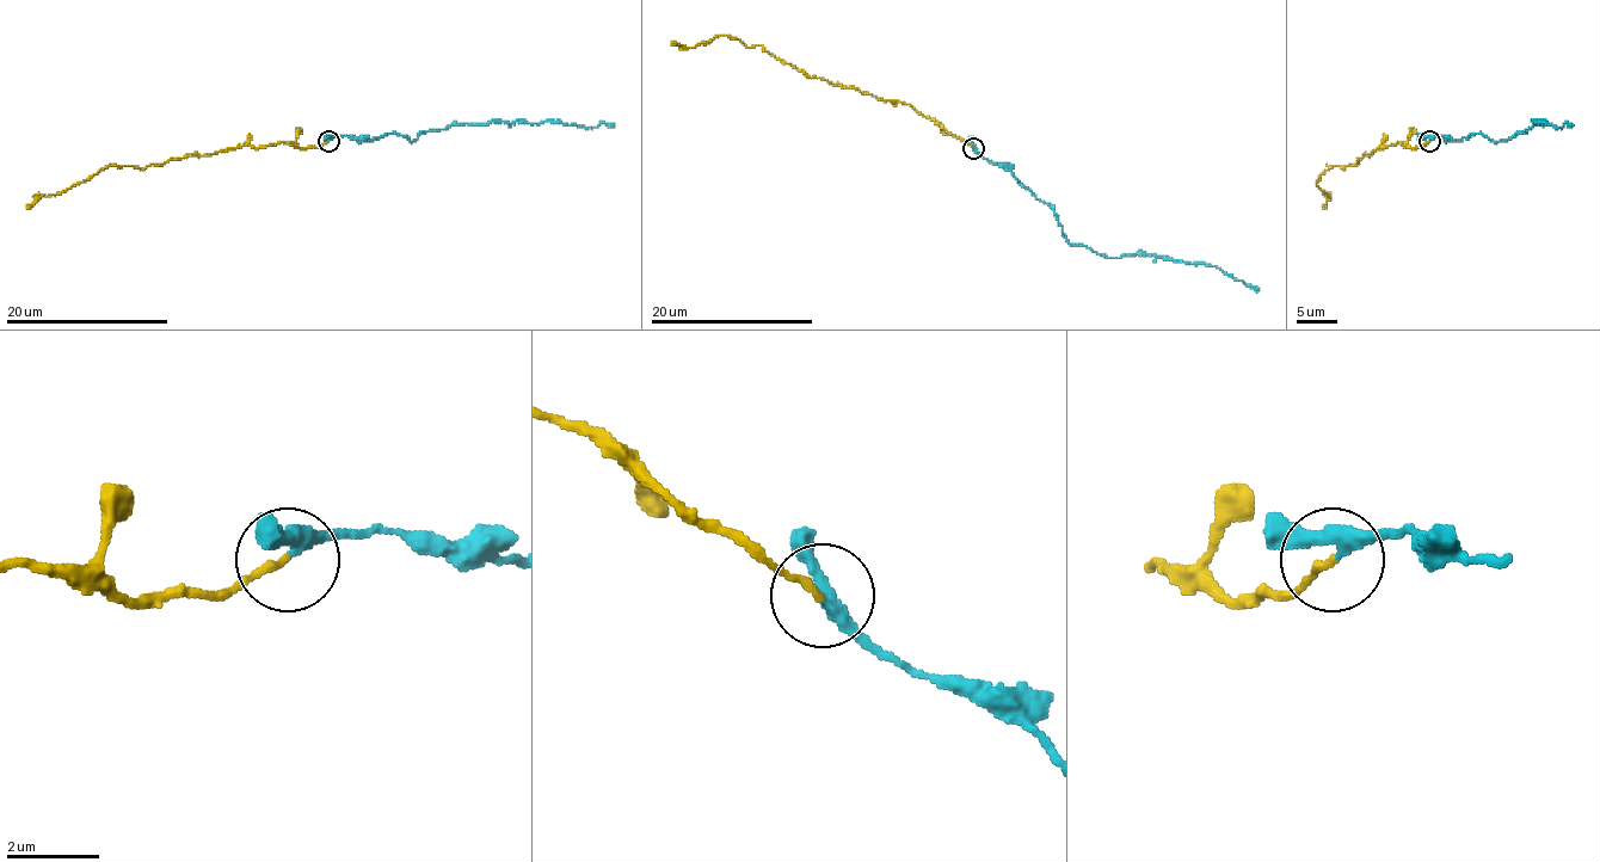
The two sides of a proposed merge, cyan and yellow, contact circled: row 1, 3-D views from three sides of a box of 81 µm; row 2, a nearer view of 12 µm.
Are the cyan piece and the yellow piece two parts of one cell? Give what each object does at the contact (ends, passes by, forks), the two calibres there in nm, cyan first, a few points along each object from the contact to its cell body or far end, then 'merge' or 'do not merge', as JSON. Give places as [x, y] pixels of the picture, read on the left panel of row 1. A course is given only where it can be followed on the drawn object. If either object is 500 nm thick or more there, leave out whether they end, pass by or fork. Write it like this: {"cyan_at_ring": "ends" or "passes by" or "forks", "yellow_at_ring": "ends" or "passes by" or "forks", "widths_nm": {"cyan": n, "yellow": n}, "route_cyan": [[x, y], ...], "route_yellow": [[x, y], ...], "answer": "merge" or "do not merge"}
{"cyan_at_ring": "passes by", "yellow_at_ring": "ends", "widths_nm": {"cyan": 300, "yellow": 160}, "route_cyan": [[328, 141], [344, 135], [373, 141], [389, 133], [413, 141], [425, 131], [463, 123], [614, 125]], "route_yellow": [[328, 141], [317, 147], [277, 141], [237, 146], [137, 167], [102, 167], [26, 208]], "answer": "merge"}

